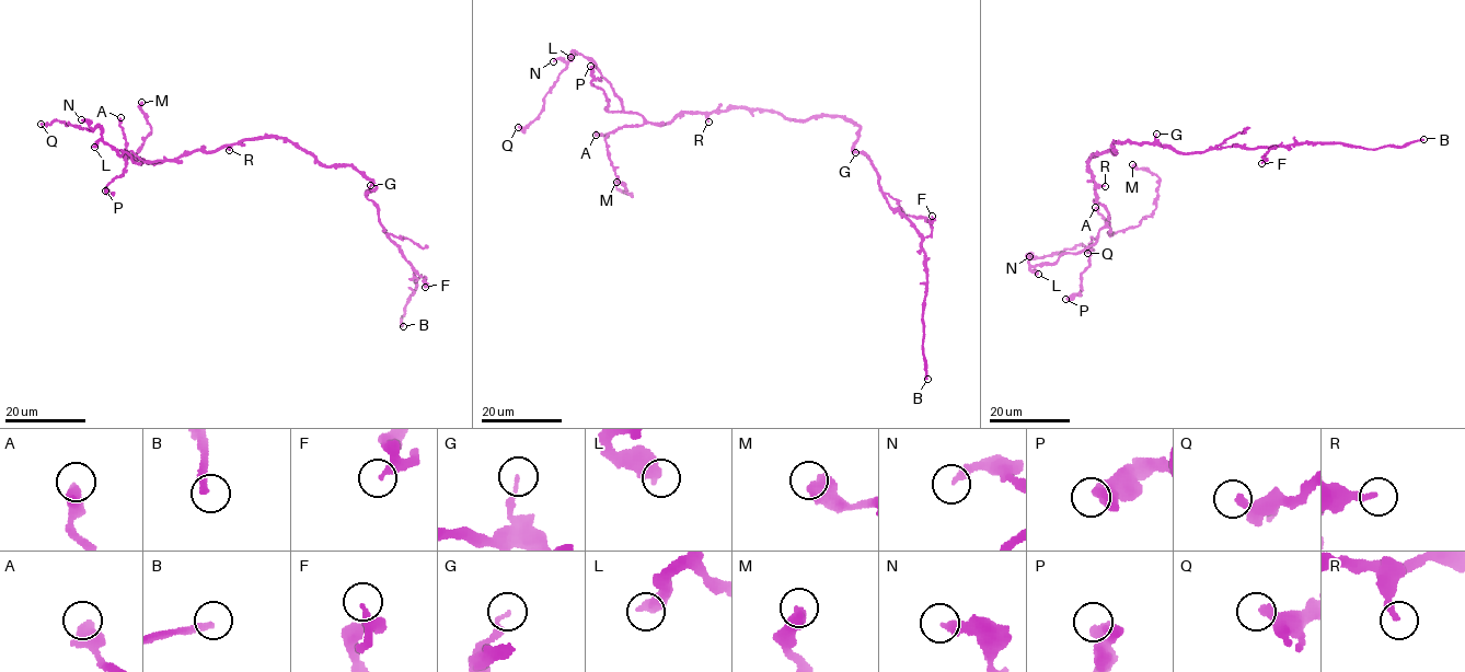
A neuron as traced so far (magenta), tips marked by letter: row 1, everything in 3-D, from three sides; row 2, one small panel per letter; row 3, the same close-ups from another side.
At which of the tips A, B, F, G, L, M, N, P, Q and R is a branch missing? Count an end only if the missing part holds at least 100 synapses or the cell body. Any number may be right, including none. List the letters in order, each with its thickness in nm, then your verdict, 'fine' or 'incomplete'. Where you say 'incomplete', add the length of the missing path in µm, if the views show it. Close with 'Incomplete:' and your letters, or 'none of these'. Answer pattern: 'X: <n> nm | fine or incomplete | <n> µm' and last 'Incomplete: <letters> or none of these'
A: 550 nm | fine
B: 240 nm | incomplete | 200 µm
F: 180 nm | fine
G: 160 nm | fine
L: 550 nm | fine
M: 600 nm | fine
N: 320 nm | fine
P: 400 nm | fine
Q: 360 nm | fine
R: 240 nm | fine
Incomplete: B

